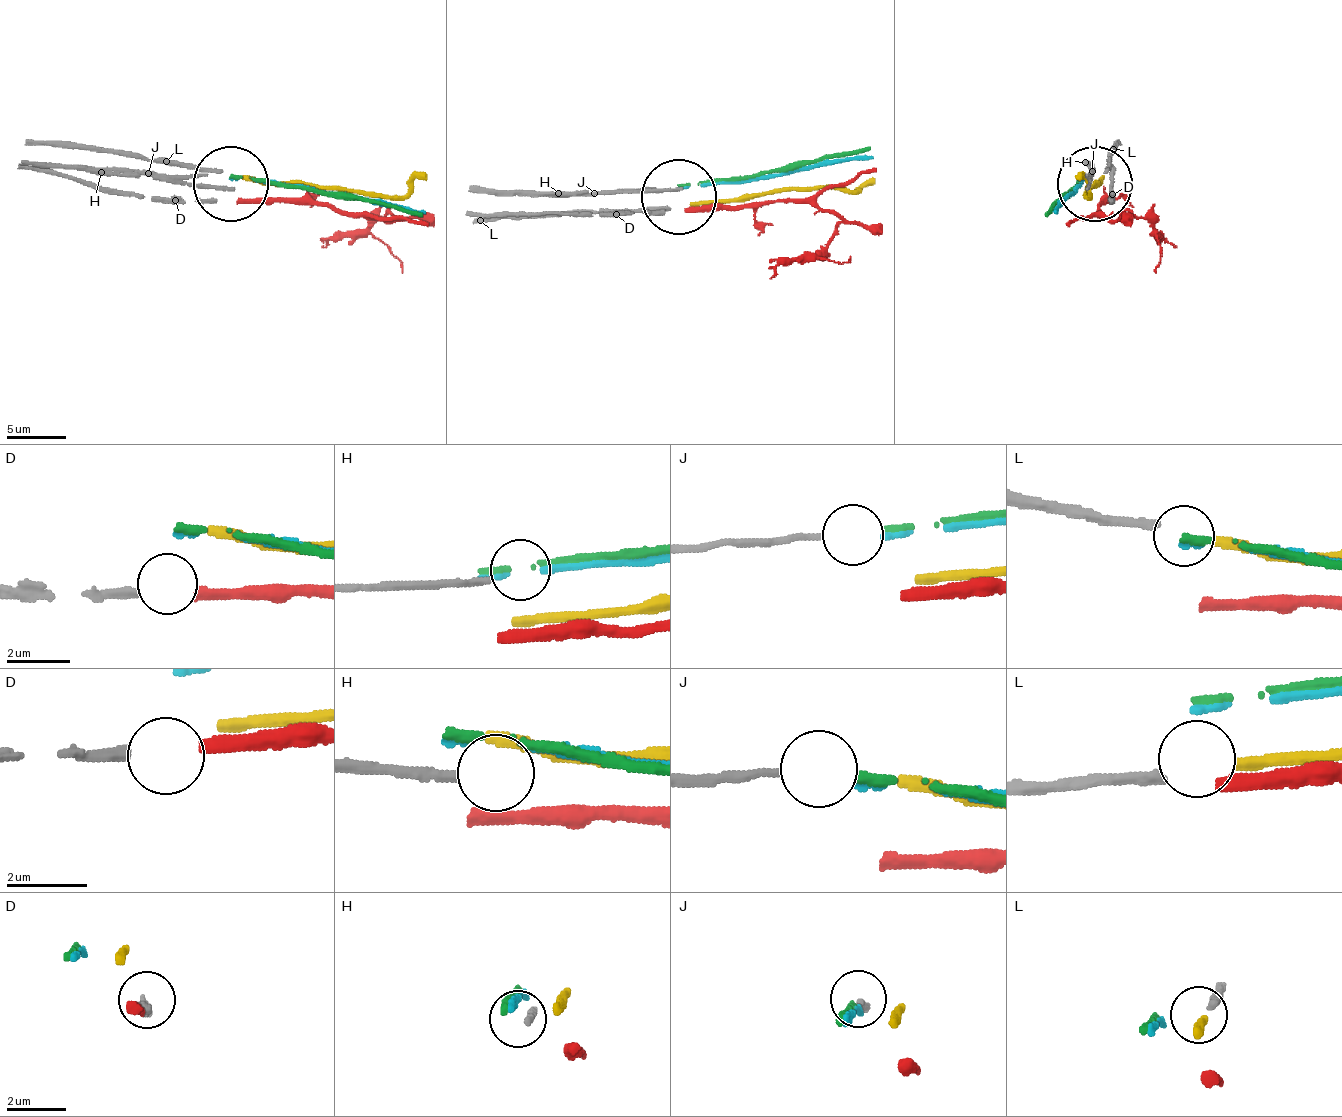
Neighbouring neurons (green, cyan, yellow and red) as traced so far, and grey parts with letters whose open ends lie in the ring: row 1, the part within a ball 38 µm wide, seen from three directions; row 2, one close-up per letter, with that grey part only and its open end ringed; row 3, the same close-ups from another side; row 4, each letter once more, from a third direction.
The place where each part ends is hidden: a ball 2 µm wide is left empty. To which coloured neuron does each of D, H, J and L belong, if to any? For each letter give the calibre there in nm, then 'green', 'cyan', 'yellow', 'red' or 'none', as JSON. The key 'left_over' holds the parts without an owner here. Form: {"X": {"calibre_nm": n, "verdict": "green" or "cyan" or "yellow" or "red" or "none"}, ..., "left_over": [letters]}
{"D": {"calibre_nm": 280, "verdict": "red"}, "H": {"calibre_nm": 220, "verdict": "none"}, "J": {"calibre_nm": 180, "verdict": "green"}, "L": {"calibre_nm": 280, "verdict": "yellow"}, "left_over": ["H"]}

